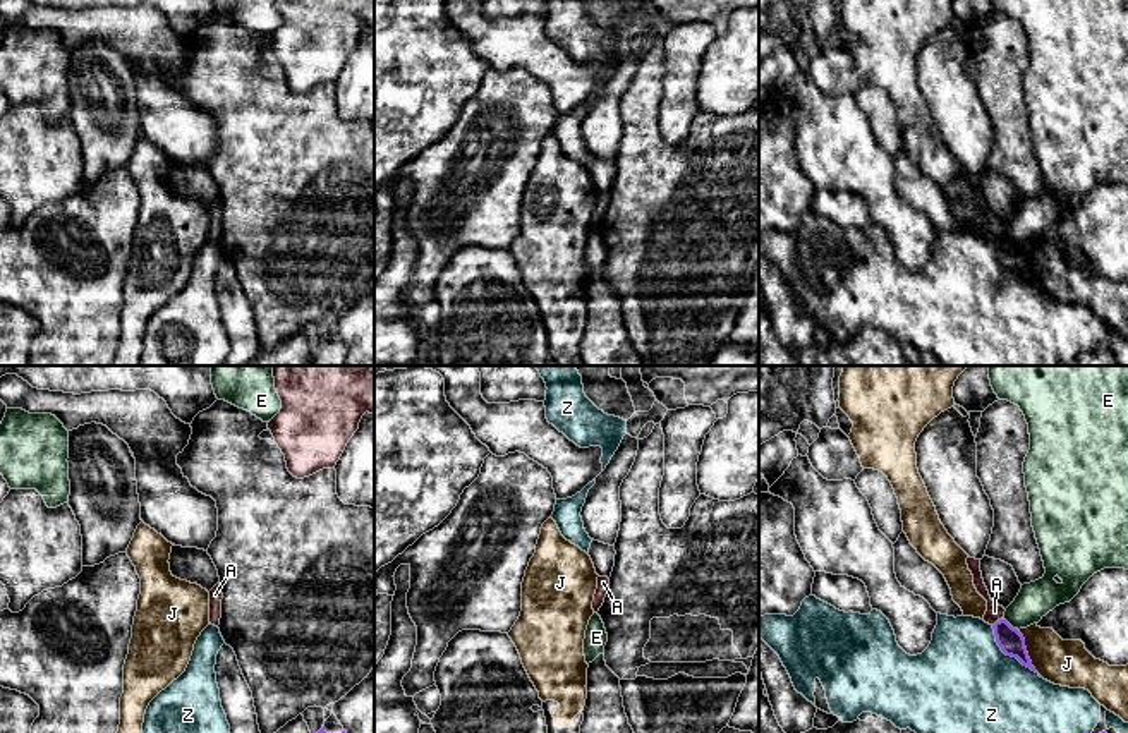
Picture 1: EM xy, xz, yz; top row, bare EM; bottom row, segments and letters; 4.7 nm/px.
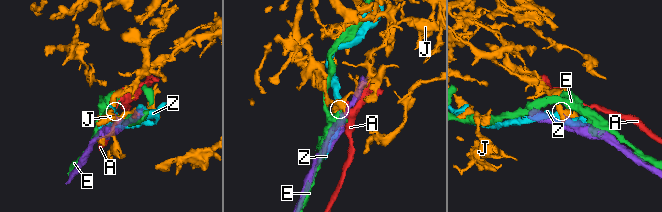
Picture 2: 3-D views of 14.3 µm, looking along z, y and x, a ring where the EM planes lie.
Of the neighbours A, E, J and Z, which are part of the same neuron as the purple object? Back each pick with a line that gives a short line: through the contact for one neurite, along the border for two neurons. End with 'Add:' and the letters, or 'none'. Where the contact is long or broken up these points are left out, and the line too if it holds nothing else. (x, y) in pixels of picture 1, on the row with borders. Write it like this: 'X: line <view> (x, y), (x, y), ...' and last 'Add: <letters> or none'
Add: none

